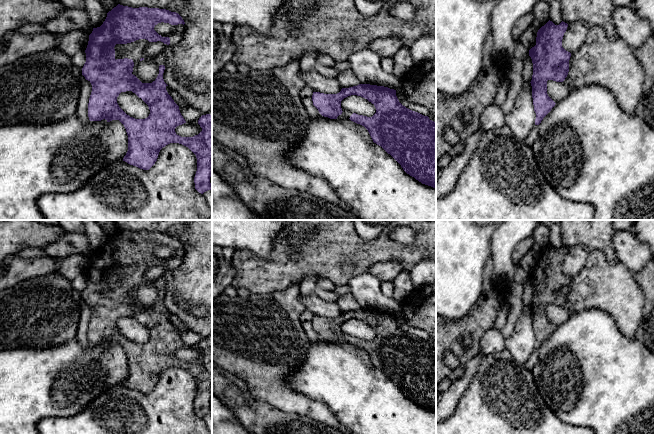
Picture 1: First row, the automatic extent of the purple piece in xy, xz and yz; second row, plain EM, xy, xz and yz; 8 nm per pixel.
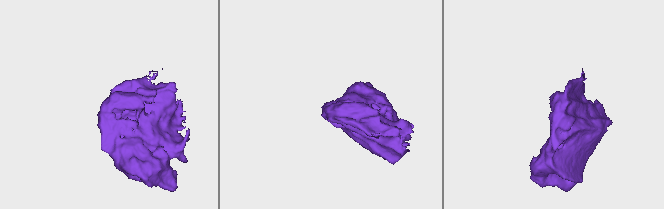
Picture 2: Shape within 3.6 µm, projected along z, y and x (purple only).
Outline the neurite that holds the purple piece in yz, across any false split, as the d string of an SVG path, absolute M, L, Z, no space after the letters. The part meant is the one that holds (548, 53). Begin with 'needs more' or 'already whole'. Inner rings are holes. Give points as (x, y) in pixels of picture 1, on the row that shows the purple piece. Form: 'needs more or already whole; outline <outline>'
already whole; outline M549 20L538 30L536 45L529 50L533 63L530 83L536 113L535 125L539 125L556 104L547 94L547 81L563 82L569 72L571 53L562 47L567 27L568 24L563 21L555 25Z

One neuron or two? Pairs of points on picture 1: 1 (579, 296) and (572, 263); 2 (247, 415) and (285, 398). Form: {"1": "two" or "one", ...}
{"1": "two", "2": "two"}

